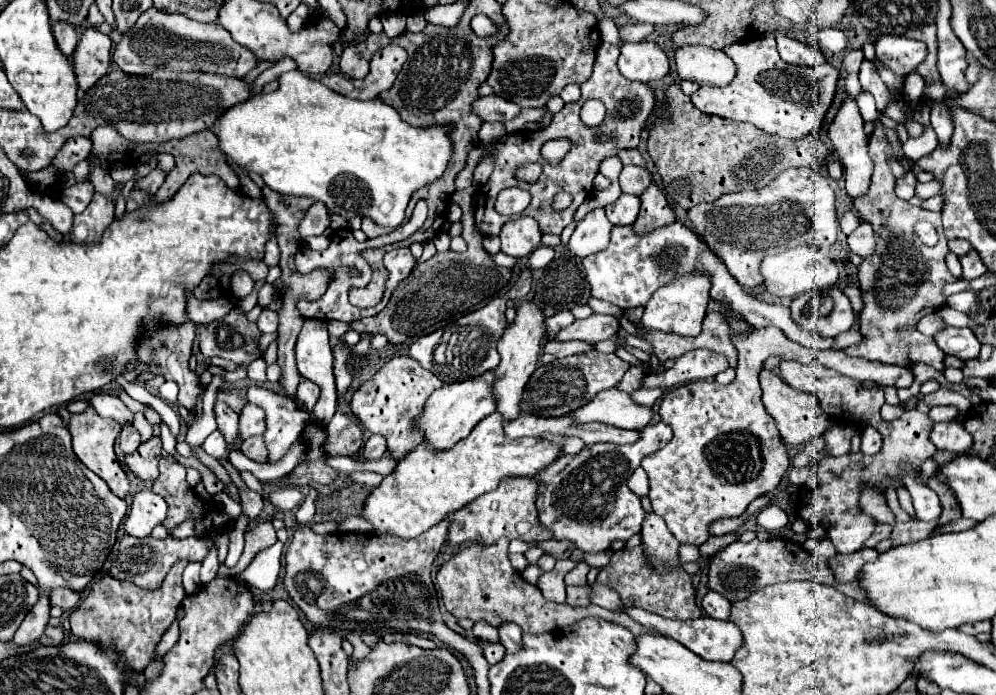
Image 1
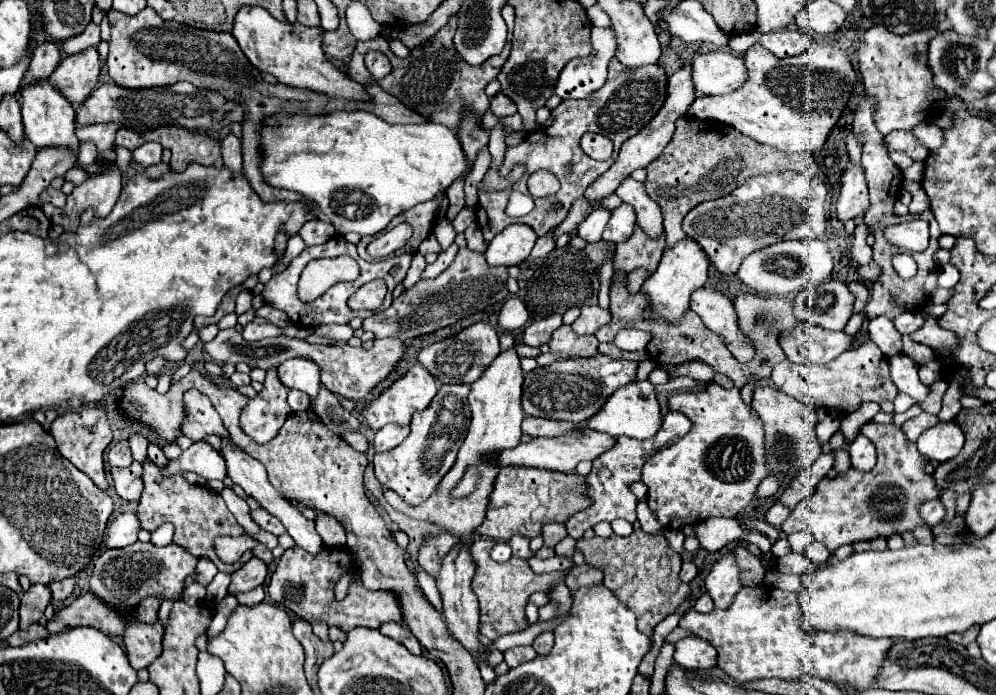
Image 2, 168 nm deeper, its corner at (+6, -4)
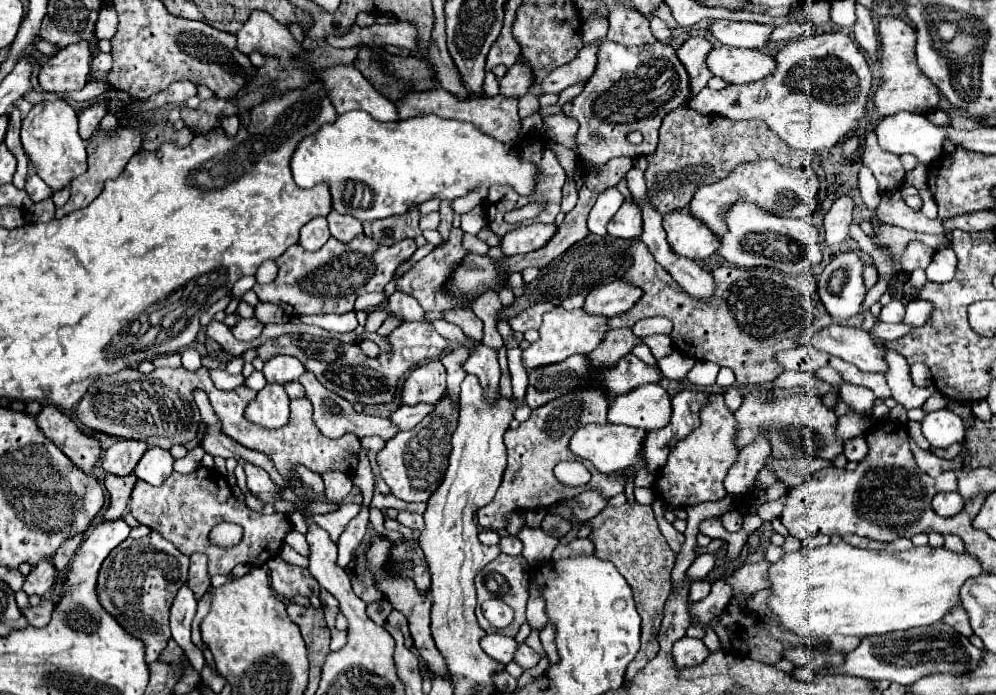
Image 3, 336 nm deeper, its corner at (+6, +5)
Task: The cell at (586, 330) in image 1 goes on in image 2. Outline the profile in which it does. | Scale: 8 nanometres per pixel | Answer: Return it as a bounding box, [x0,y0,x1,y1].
[571,305,611,335]

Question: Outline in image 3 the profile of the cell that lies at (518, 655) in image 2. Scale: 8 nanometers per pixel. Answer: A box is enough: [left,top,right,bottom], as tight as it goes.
[515,644,541,670]

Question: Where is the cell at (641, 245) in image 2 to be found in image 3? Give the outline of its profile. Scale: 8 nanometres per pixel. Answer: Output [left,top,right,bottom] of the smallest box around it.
[609,240,835,386]

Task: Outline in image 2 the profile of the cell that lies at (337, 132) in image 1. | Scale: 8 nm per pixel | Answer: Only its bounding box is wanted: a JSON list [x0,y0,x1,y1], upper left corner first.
[259,111,469,235]

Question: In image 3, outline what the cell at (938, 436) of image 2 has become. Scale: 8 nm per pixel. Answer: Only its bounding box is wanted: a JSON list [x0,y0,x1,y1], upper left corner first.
[923,410,965,448]

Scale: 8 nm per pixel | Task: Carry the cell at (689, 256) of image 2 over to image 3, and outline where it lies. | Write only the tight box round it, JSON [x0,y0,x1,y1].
[663,208,719,260]

